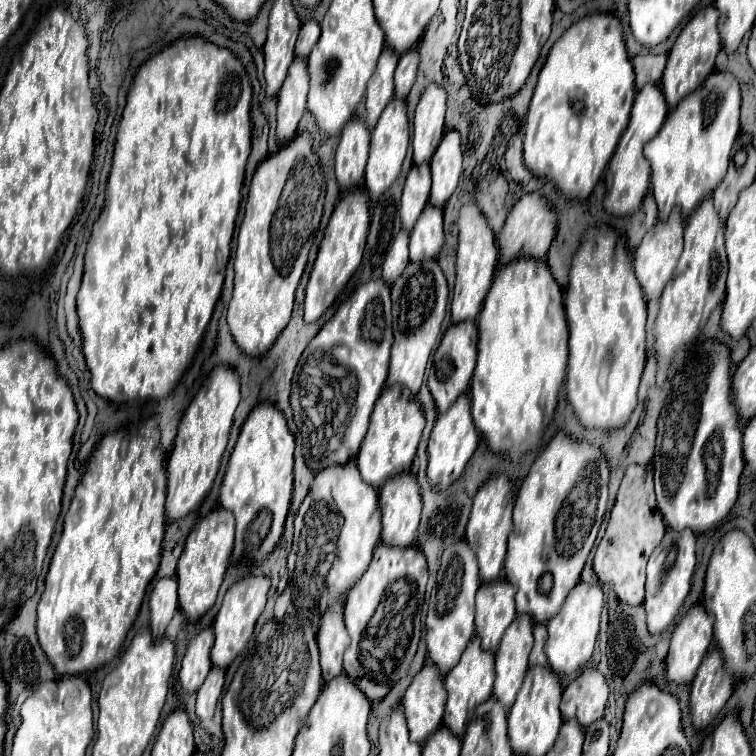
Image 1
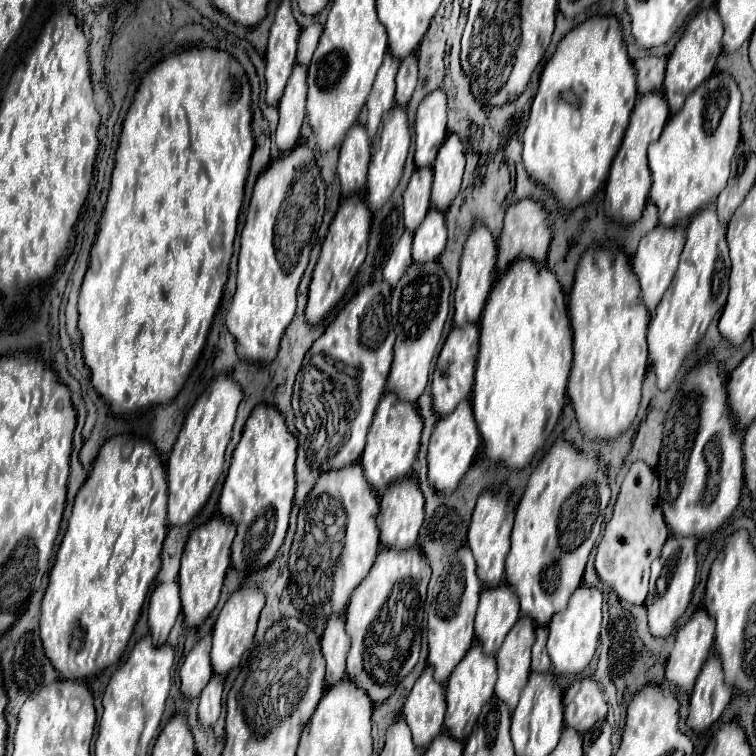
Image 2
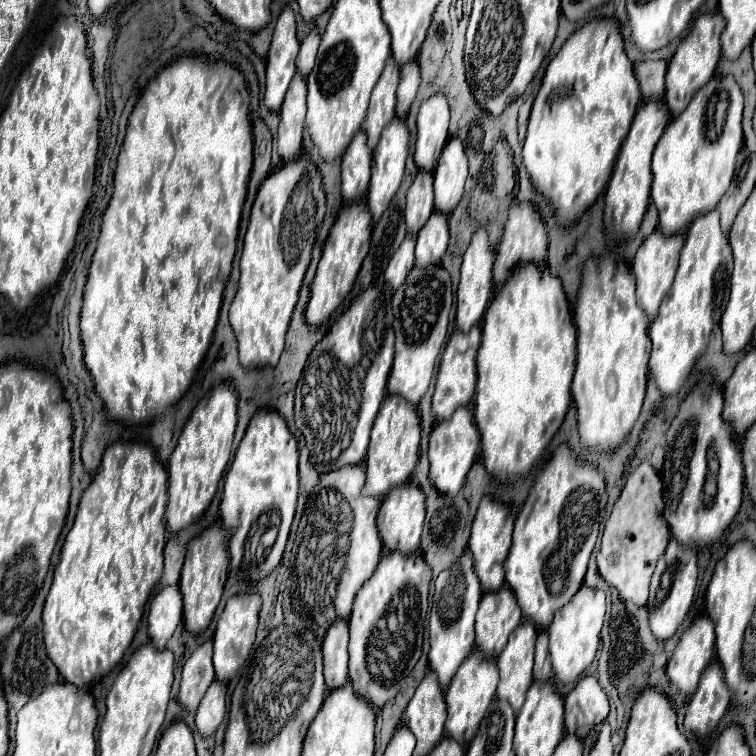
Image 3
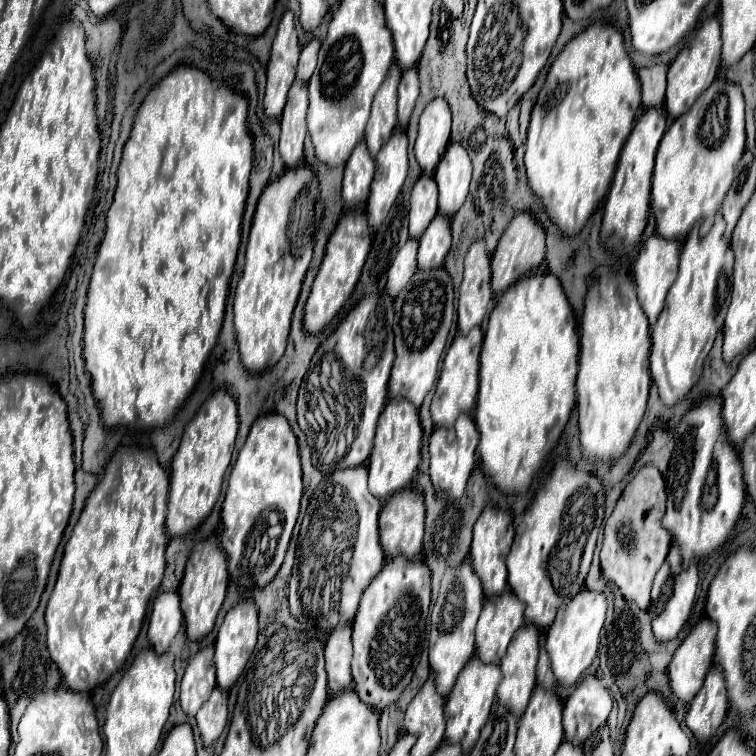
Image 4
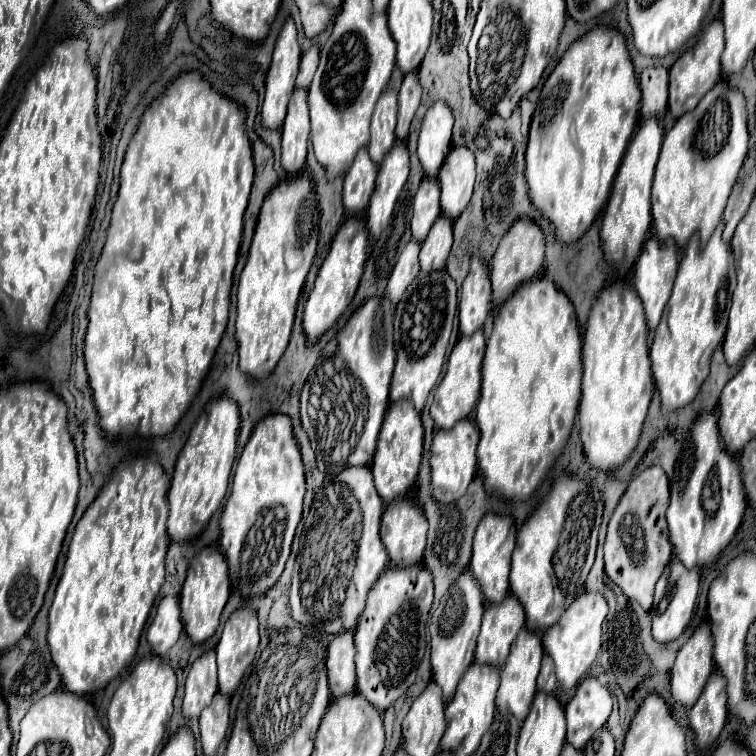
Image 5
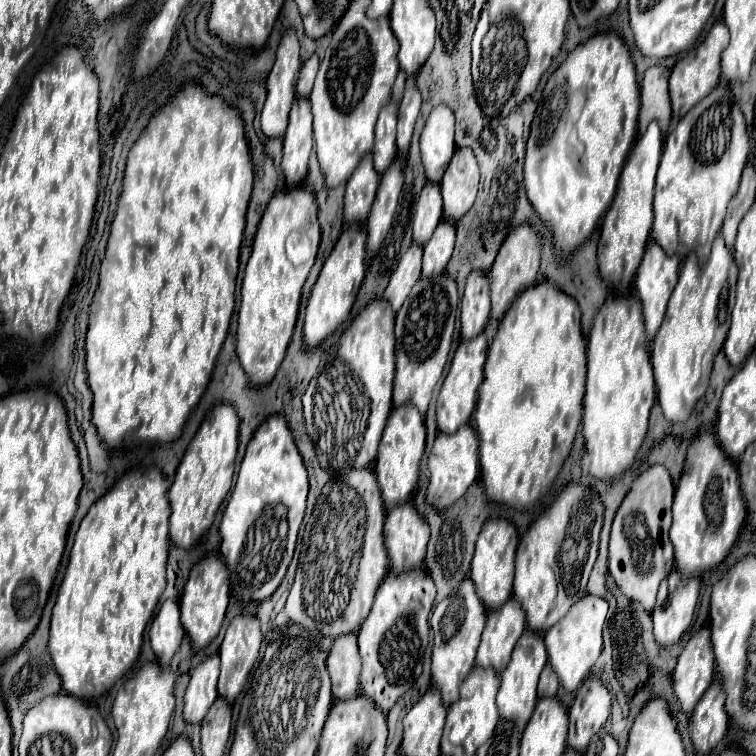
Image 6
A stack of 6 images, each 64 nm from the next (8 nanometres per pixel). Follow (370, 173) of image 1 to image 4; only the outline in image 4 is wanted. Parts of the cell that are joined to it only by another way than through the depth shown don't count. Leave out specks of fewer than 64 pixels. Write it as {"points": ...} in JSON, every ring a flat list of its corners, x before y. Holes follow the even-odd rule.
{"points":[[394,128,392,136,384,142,384,148,380,148,376,156,372,192,370,192,368,206,366,206,368,222,374,230,378,230,378,226,384,222,408,174,406,148,408,148,406,132,400,128]]}

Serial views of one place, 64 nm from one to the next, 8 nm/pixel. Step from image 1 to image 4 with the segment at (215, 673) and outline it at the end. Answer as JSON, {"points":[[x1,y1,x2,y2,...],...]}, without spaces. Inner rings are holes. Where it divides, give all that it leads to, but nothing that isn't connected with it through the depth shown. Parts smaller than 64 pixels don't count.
{"points":[[214,688,208,702,196,714,196,722,206,746,212,746,228,720,228,692,224,688]]}

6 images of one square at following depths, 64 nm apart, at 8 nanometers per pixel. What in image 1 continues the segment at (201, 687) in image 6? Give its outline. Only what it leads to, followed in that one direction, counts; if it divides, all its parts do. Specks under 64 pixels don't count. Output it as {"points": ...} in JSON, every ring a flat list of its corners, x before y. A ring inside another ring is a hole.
{"points":[[204,628,202,632,198,632,186,648,186,654,182,658,182,668,180,668,180,684,186,692,196,692,206,674,212,668,212,660,210,660,210,650,214,646,214,632,212,628]]}

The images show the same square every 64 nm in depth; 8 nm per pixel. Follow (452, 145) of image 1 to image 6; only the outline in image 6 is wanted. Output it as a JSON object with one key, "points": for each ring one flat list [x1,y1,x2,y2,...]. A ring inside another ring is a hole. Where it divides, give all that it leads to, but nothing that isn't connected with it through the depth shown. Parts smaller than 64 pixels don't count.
{"points":[[458,148,442,176,442,200,444,200,444,220,456,224,474,204,478,194,480,172,470,148]]}

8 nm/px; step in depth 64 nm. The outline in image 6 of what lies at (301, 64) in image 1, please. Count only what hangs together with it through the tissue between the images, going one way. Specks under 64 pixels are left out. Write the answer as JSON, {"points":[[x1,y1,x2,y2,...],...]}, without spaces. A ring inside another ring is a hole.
{"points":[[296,96,290,110,288,128,284,134,282,172,288,186,298,186,308,172,308,156,312,150,312,112,308,98]]}

